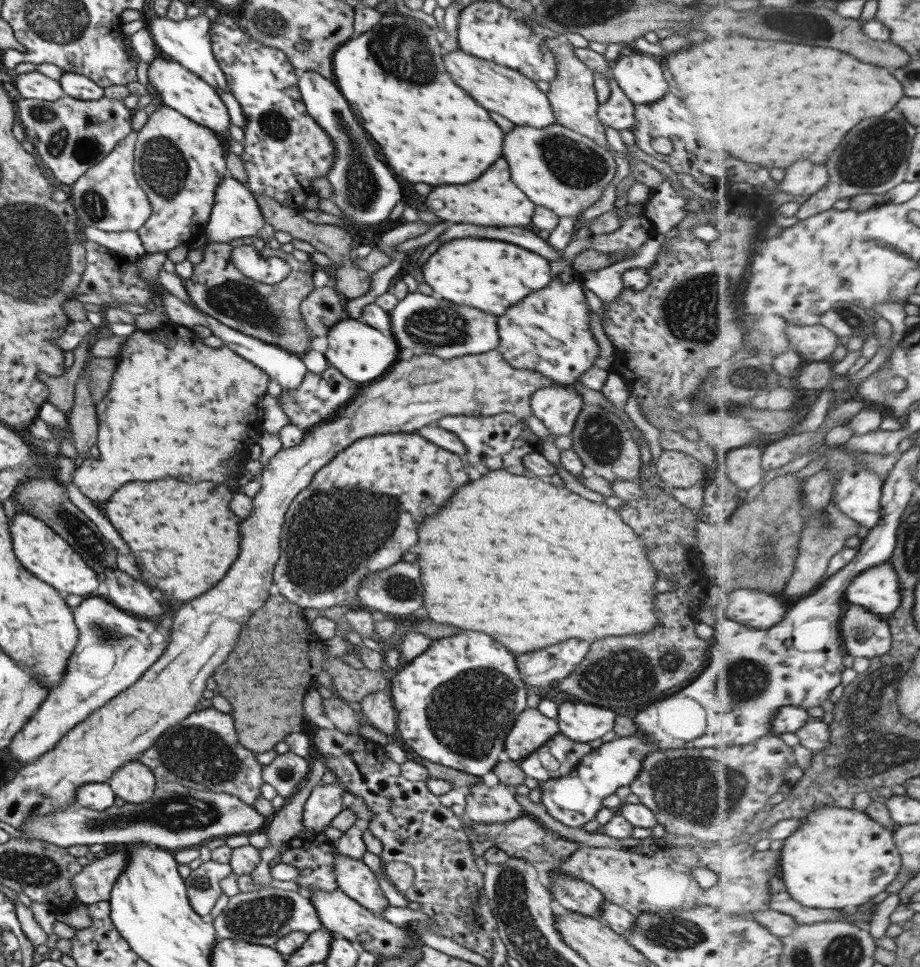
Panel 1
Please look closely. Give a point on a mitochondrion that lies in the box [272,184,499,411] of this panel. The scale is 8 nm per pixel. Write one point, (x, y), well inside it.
(435, 327)

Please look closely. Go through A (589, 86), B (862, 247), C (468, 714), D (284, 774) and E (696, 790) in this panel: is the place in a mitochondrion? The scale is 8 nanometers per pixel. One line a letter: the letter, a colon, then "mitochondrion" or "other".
A: other
B: other
C: mitochondrion
D: mitochondrion
E: mitochondrion

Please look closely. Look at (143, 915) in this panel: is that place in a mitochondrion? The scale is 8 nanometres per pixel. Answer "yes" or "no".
no

